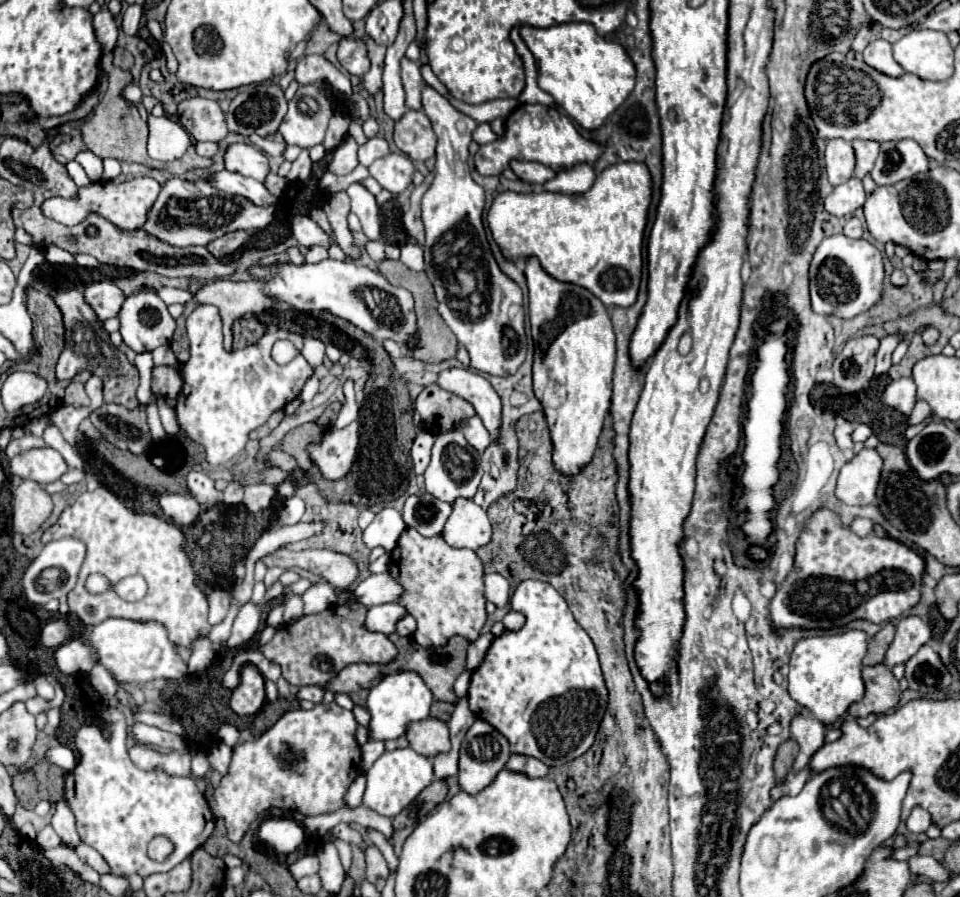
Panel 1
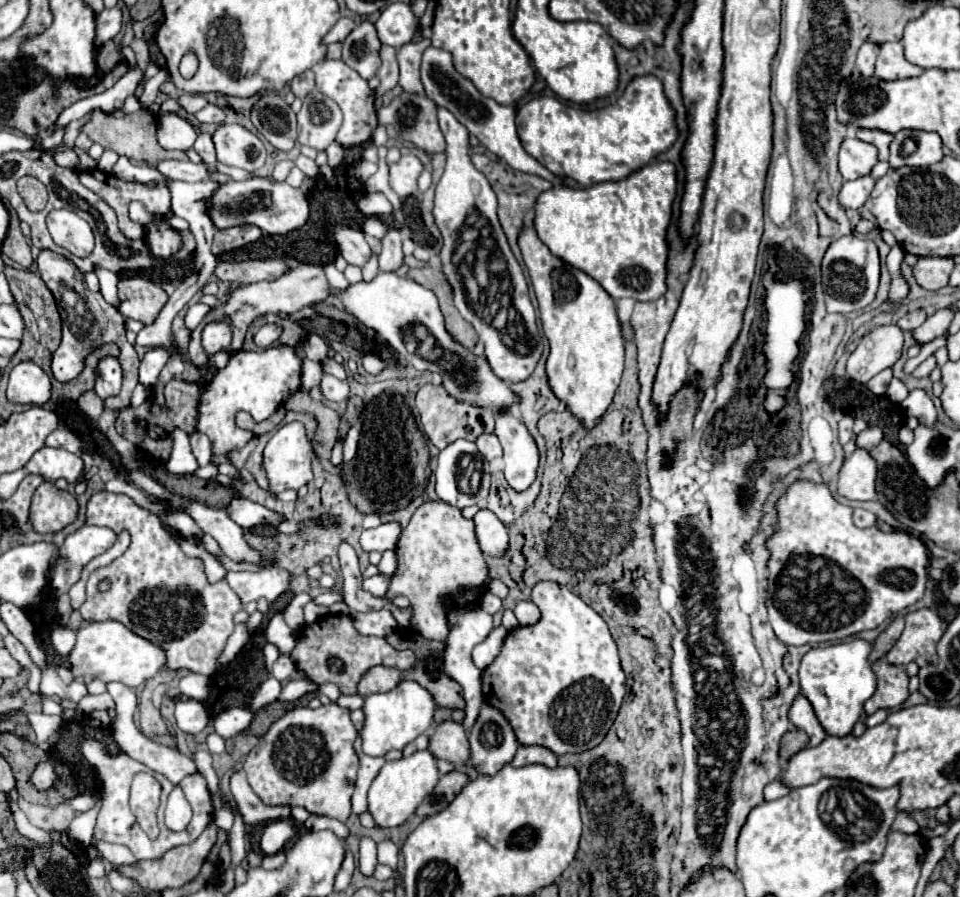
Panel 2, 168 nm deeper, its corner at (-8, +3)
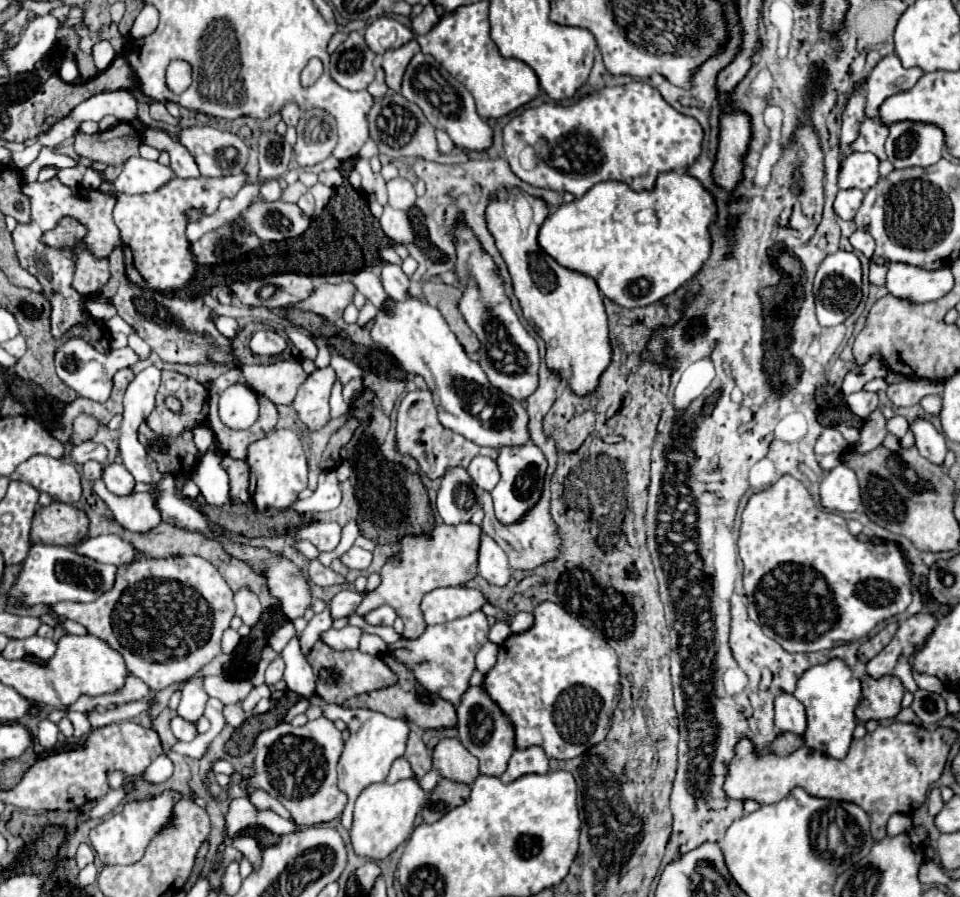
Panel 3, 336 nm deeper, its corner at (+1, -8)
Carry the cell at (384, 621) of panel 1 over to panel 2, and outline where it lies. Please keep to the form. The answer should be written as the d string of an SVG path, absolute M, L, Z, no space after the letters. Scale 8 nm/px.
M367 611L353 615L353 627L361 635L389 637L397 629L397 621L391 611Z

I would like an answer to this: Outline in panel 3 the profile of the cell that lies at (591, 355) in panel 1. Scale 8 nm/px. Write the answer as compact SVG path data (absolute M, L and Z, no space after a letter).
M512 194L502 200L502 198L492 198L488 208L486 208L486 218L488 218L488 230L492 232L494 240L496 240L496 248L500 250L508 272L512 276L512 284L514 284L514 294L522 306L522 314L526 318L526 322L538 332L538 336L544 340L546 344L546 364L548 370L552 370L554 374L558 374L560 378L564 378L570 386L570 390L574 394L580 396L588 396L596 392L596 386L600 384L600 374L604 374L604 370L610 366L612 362L612 344L610 344L610 336L608 336L608 320L606 320L606 310L604 310L604 296L600 294L596 282L584 274L572 272L564 266L560 266L552 256L548 256L546 252L542 252L542 248L538 246L538 228L542 226L548 208L542 200L530 198L530 208L532 208L532 222L528 226L528 230L522 230L518 218L514 218L514 198Z

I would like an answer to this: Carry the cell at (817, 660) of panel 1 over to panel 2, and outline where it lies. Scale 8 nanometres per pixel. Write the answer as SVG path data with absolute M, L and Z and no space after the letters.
M853 639L849 643L813 647L805 653L799 667L801 693L811 701L819 723L827 735L845 737L853 731L853 725L863 713L863 703L875 693L875 675L869 665L871 645L863 639Z

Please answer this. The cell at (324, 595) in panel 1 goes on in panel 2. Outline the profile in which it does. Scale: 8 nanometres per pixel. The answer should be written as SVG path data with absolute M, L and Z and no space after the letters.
M313 601L305 605L305 623L313 623L317 621L319 617L327 615L329 613L329 607L317 607Z

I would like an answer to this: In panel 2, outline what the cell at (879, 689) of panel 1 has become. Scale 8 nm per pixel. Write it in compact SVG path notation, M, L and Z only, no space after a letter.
M887 659L873 663L873 673L877 677L877 691L865 701L865 713L873 715L877 709L893 709L907 701L909 697L909 677L905 667L891 665Z

